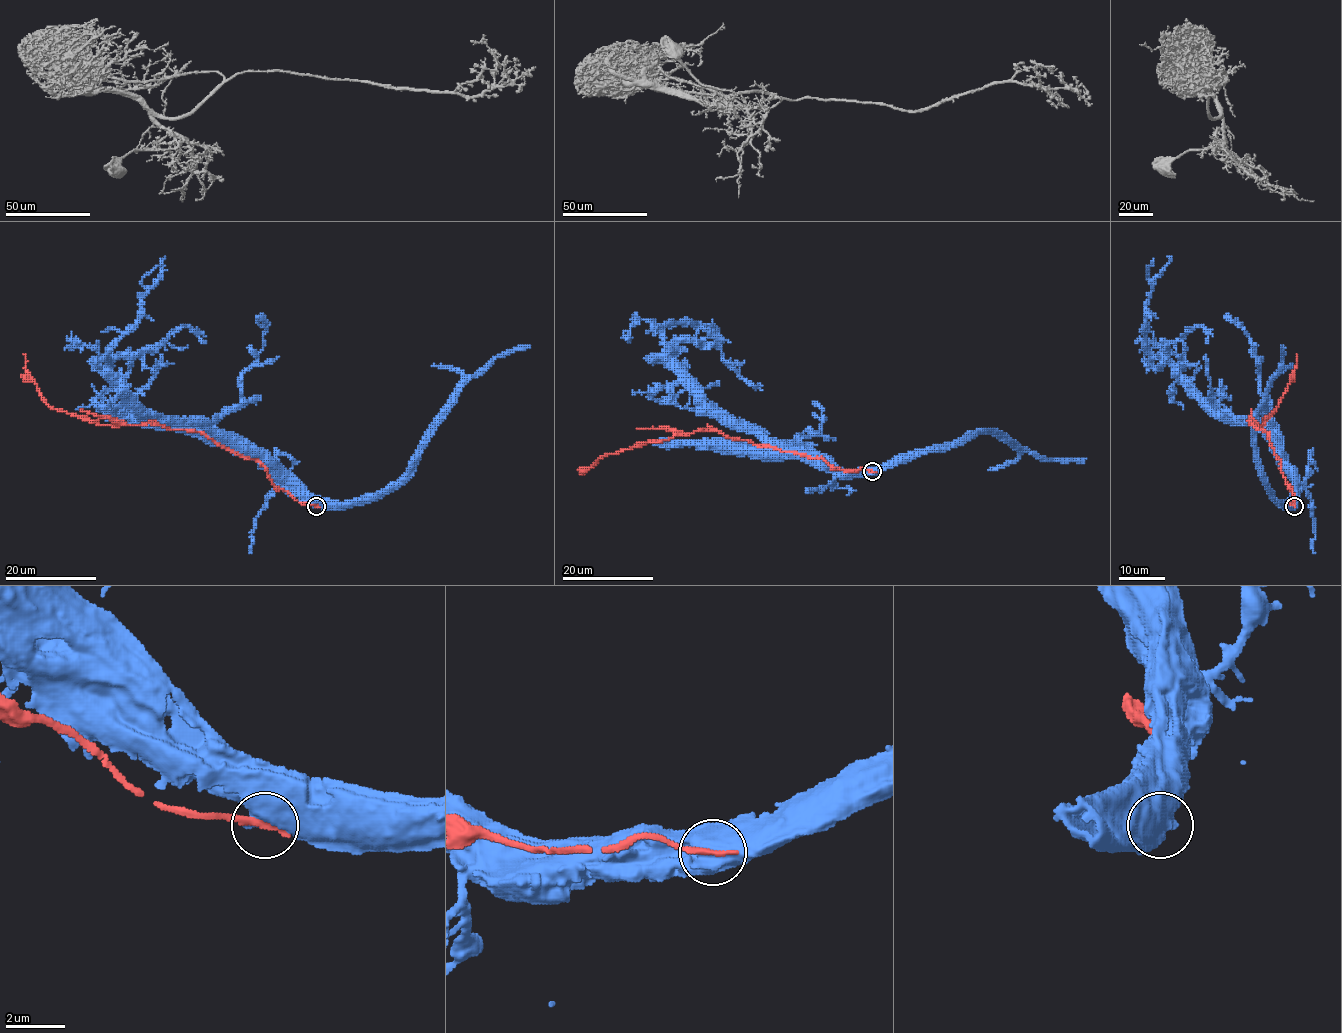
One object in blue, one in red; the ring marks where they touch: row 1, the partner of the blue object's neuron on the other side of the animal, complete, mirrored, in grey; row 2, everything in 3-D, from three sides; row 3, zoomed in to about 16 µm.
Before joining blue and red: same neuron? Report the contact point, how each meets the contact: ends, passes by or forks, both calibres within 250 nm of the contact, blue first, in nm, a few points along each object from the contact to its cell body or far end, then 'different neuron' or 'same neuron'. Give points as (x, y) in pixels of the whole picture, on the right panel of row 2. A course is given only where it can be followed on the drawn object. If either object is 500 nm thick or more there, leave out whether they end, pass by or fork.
(1294, 506) | 850/240 nm | blue via (1294, 505), (1295, 477), (1276, 447), (1254, 424), (1224, 420), (1147, 348), (1148, 295), (1171, 259), (1167, 256) | red via (1294, 505), (1293, 492), (1268, 433), (1252, 423), (1264, 424), (1276, 409), (1297, 365), (1296, 354) | different neuron

